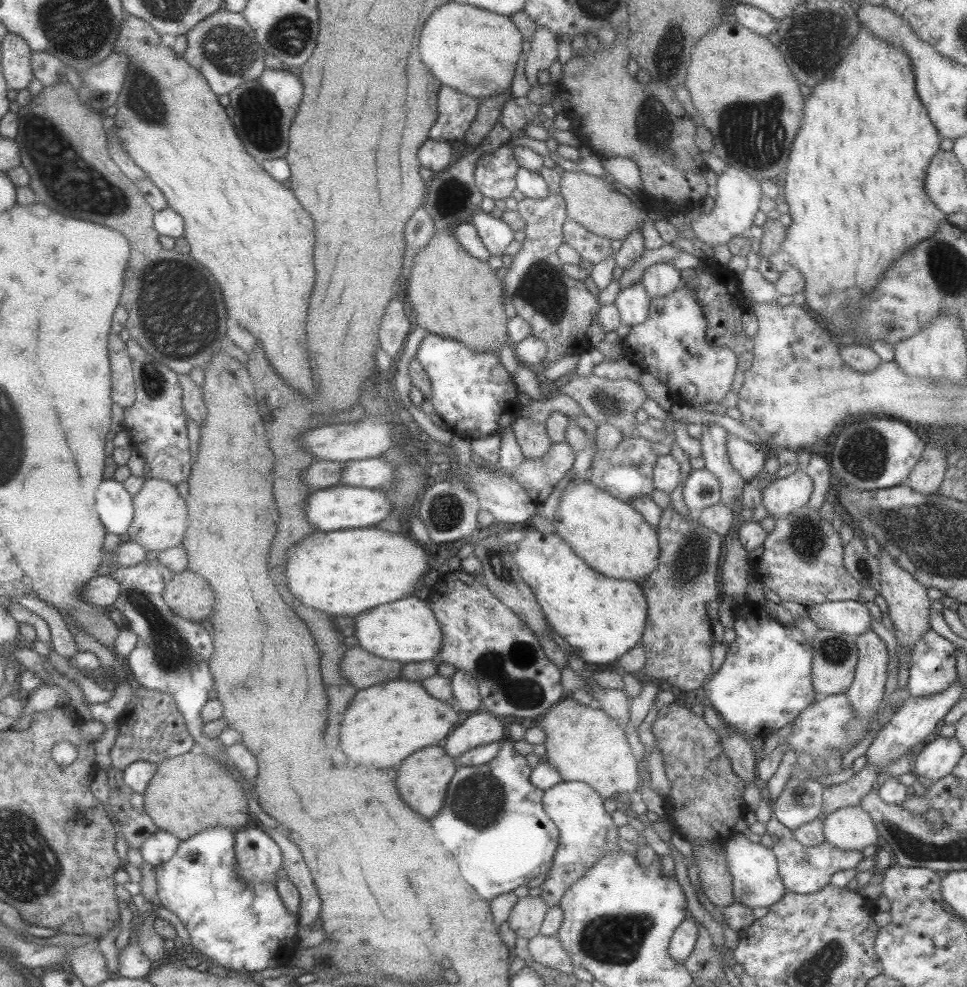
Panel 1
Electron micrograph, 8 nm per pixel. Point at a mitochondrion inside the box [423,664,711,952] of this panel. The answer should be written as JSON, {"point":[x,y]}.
{"point":[478,799]}

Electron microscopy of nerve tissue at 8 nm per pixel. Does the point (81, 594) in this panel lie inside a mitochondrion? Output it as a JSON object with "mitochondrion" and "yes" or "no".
{"mitochondrion":"no"}

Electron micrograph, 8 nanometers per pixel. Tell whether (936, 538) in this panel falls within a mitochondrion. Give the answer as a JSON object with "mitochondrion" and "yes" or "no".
{"mitochondrion":"yes"}

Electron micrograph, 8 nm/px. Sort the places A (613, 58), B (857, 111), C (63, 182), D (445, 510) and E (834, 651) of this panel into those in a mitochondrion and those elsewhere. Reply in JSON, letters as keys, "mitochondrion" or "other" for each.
{"A":"other","B":"other","C":"mitochondrion","D":"mitochondrion","E":"mitochondrion"}

